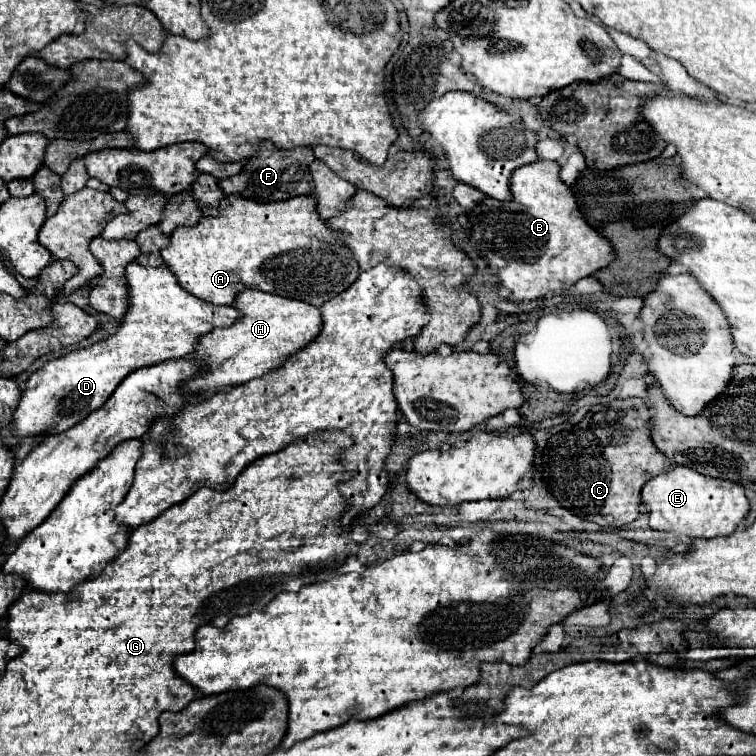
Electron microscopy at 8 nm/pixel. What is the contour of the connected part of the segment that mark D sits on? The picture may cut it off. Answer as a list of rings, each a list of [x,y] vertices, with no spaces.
[[[133,261],[127,265],[127,283],[131,305],[115,335],[93,347],[53,359],[29,377],[13,419],[13,429],[19,439],[27,435],[59,435],[71,429],[91,411],[99,409],[129,373],[167,359],[189,357],[195,353],[199,337],[241,319],[237,307],[219,307],[185,291],[167,267],[143,267]]]

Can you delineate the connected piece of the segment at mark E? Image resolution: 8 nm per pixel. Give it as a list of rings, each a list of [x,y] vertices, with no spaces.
[[[675,467],[667,473],[661,473],[645,483],[643,507],[649,513],[651,529],[673,531],[677,535],[689,535],[693,539],[711,539],[735,533],[737,525],[749,513],[749,501],[745,489],[727,479],[705,477],[689,467]]]

